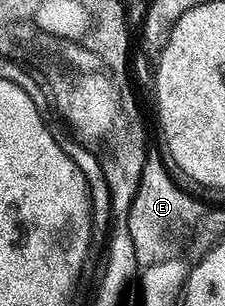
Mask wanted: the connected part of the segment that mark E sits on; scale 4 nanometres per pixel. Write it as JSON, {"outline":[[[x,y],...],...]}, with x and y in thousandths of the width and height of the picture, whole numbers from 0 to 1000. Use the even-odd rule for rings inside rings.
{"outline":[[[684,480],[658,484],[644,546],[627,559],[627,598],[591,637],[591,663],[573,676],[573,771],[591,781],[591,820],[600,824],[604,869],[649,873],[689,856],[716,856],[800,824],[822,791],[867,758],[876,739],[898,725],[911,693],[907,660],[884,647],[840,637],[751,572],[751,559],[724,529],[729,503],[707,500]]]}

